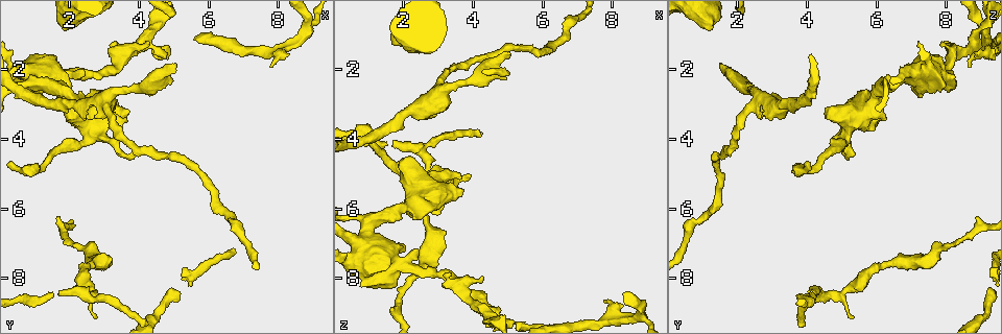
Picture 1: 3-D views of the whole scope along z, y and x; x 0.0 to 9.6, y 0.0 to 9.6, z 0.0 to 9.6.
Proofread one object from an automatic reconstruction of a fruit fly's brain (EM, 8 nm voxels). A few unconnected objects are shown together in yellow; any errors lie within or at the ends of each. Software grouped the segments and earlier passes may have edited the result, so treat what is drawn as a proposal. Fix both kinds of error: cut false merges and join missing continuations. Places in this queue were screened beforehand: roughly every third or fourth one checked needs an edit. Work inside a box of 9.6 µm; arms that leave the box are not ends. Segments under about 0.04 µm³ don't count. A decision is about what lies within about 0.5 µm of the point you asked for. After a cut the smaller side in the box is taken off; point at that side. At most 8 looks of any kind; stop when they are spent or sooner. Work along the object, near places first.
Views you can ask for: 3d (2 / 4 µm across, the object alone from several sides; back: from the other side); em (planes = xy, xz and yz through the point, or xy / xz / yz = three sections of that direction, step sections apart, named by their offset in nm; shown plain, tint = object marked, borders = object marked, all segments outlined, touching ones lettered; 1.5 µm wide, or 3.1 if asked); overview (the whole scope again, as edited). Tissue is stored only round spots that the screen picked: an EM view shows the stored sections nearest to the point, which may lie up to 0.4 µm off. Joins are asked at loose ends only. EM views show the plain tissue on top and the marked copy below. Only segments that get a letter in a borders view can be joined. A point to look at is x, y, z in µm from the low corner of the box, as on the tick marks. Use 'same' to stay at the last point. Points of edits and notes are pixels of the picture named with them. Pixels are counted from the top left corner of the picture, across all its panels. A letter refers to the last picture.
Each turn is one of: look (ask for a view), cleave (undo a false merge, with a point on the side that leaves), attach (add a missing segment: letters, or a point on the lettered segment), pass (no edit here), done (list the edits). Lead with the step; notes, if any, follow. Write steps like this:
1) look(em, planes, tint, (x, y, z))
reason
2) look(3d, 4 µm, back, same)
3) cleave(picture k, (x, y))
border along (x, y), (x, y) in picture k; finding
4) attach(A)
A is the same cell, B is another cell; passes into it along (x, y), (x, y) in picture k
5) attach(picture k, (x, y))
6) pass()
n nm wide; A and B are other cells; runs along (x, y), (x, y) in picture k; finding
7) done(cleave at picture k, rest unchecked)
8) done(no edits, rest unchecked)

look(3d, 4 µm, (1.70, 8.35, 4.00))
branch stops here

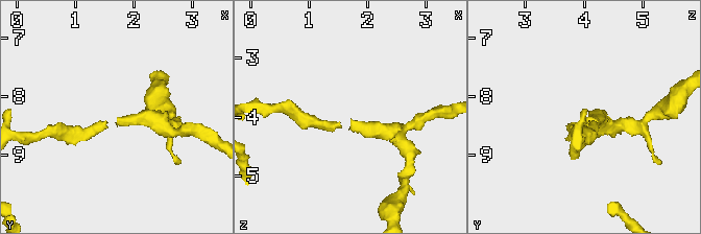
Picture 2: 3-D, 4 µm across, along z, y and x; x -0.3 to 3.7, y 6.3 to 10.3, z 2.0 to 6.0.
look(em, xy, step 4, borders, (1.70, 8.35, 4.10))

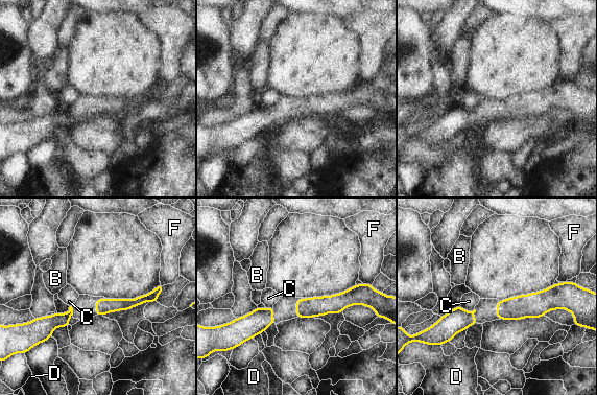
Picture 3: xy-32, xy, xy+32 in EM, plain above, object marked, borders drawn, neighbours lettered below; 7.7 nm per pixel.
look(em, xz, step 8, borders, same)

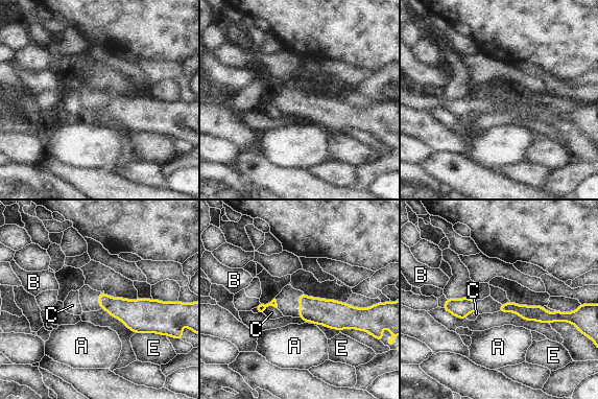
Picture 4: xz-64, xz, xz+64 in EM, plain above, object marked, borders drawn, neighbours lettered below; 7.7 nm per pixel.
pass()
A, B, C and E are other cells; runs along (502, 309), (557, 317) in picture 4; none of them fits

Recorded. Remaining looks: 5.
look(em, planes, borders, (2.05, 3.15, 4.55))
stops while still wide

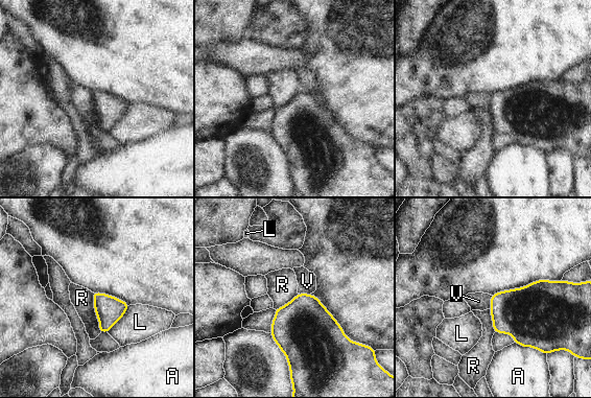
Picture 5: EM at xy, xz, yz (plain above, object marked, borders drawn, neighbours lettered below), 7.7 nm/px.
pass()
A, L, R and V are other cells; no lettered segment goes on from it

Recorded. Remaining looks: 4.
look(em, planes, borders, (0.75, 2.25, 8.30))
stops while still wide

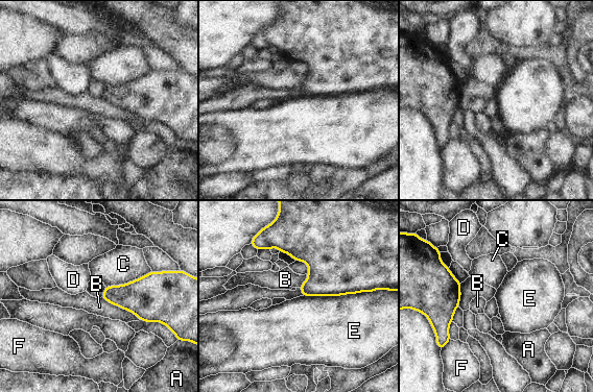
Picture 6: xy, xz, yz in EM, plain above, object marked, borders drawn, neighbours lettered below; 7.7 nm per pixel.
pass()
A, B, C, D, E and F are other cells; border along (370, 291), (339, 295), (303, 296) in picture 6; none of them fits

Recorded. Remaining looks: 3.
done(no edits, rest unchecked)

